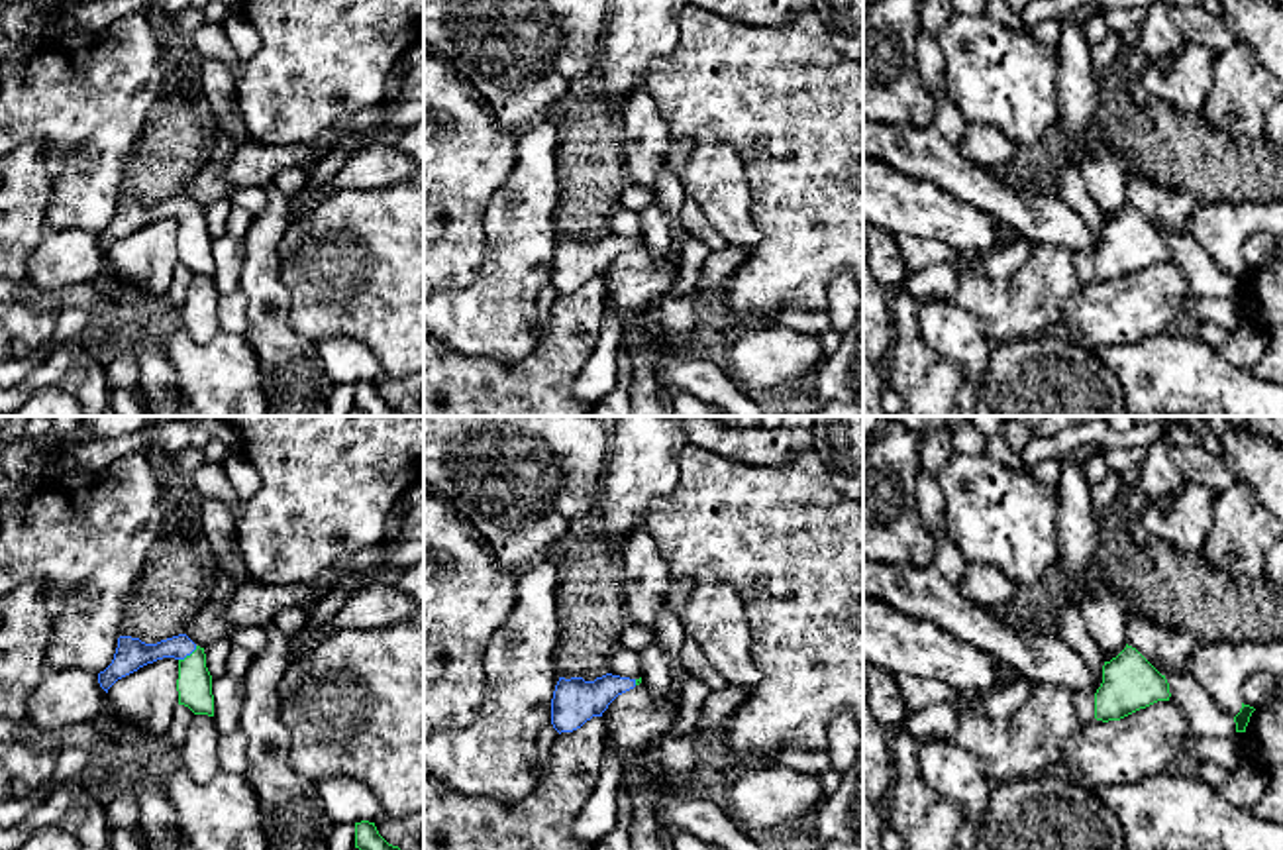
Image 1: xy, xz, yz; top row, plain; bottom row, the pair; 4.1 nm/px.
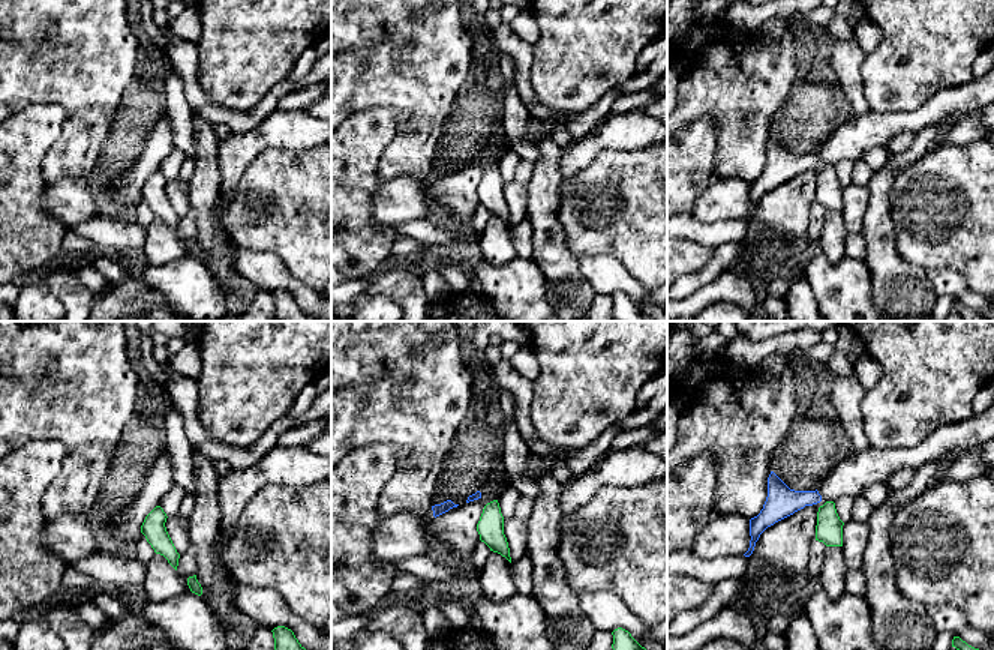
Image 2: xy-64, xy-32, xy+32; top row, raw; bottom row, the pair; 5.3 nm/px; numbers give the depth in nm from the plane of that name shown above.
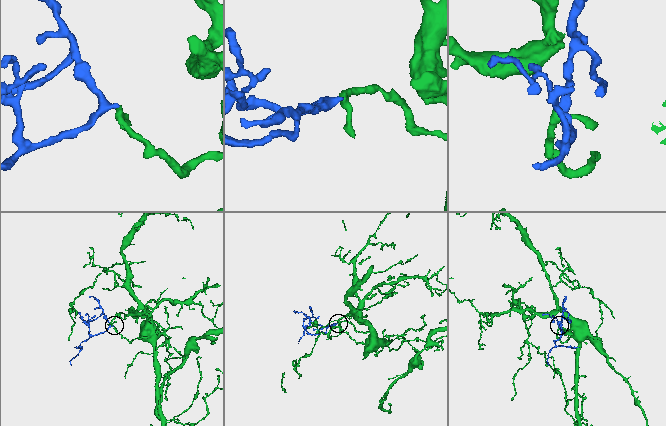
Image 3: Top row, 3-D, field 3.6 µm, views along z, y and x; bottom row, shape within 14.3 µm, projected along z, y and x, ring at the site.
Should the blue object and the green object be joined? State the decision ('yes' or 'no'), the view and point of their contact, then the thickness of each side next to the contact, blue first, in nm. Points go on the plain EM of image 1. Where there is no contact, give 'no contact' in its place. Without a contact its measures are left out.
yes | xy (187, 214) | 130/140 nm

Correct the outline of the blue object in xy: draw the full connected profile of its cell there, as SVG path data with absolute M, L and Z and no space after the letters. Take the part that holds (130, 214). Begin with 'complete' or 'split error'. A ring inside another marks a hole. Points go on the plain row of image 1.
split error; M186 194L157 204L120 196L114 220L98 234L98 243L108 253L118 239L163 218L175 218L179 222L179 265L188 267L194 275L214 277L212 236L206 228L206 214Z

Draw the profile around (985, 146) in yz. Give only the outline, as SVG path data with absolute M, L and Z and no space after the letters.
M967 122L965 133L953 149L977 167L997 167L1008 163L1018 147L999 128Z

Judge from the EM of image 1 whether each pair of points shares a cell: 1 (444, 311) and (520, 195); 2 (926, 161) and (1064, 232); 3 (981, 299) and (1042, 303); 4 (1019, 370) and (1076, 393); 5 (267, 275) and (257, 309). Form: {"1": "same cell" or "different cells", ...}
{"1": "same cell", "2": "same cell", "3": "same cell", "4": "same cell", "5": "same cell"}

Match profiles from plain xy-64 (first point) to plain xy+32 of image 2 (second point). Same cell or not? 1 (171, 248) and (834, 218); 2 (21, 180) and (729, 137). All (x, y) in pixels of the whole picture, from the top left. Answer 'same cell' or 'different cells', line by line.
1: same cell
2: different cells

